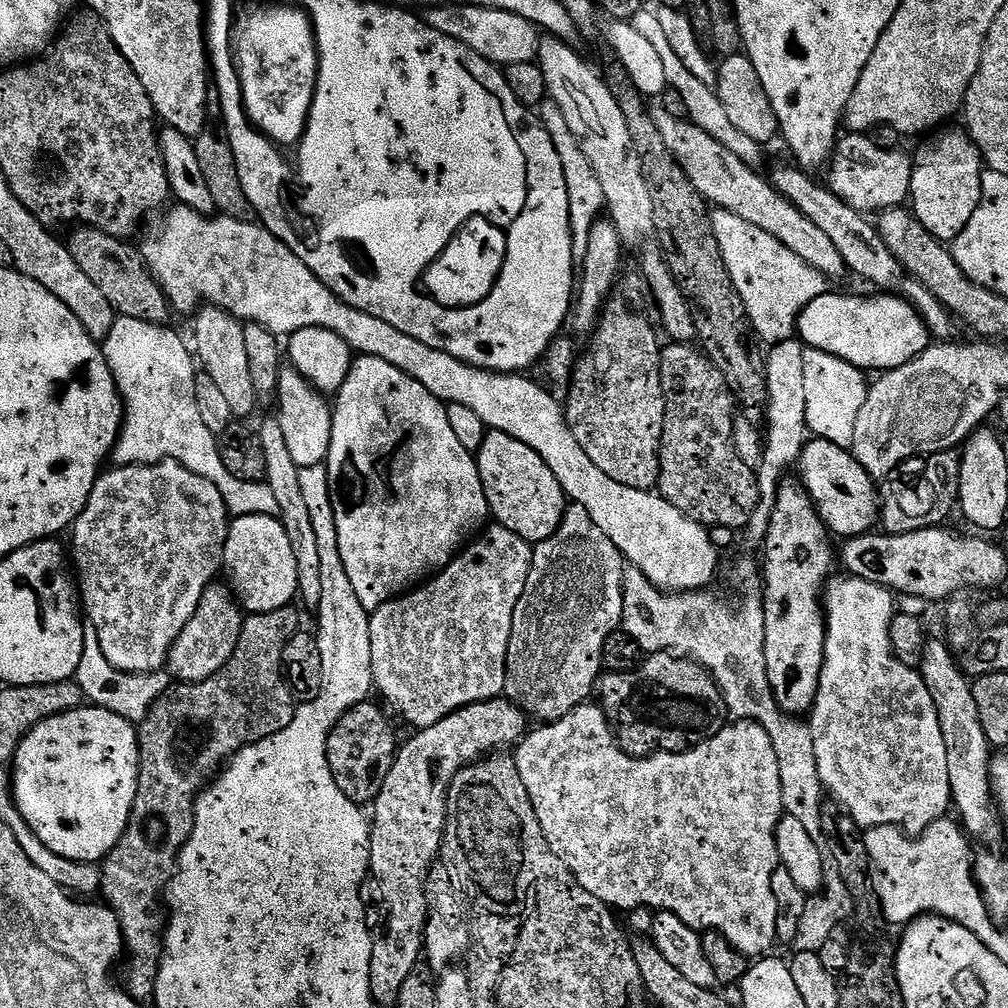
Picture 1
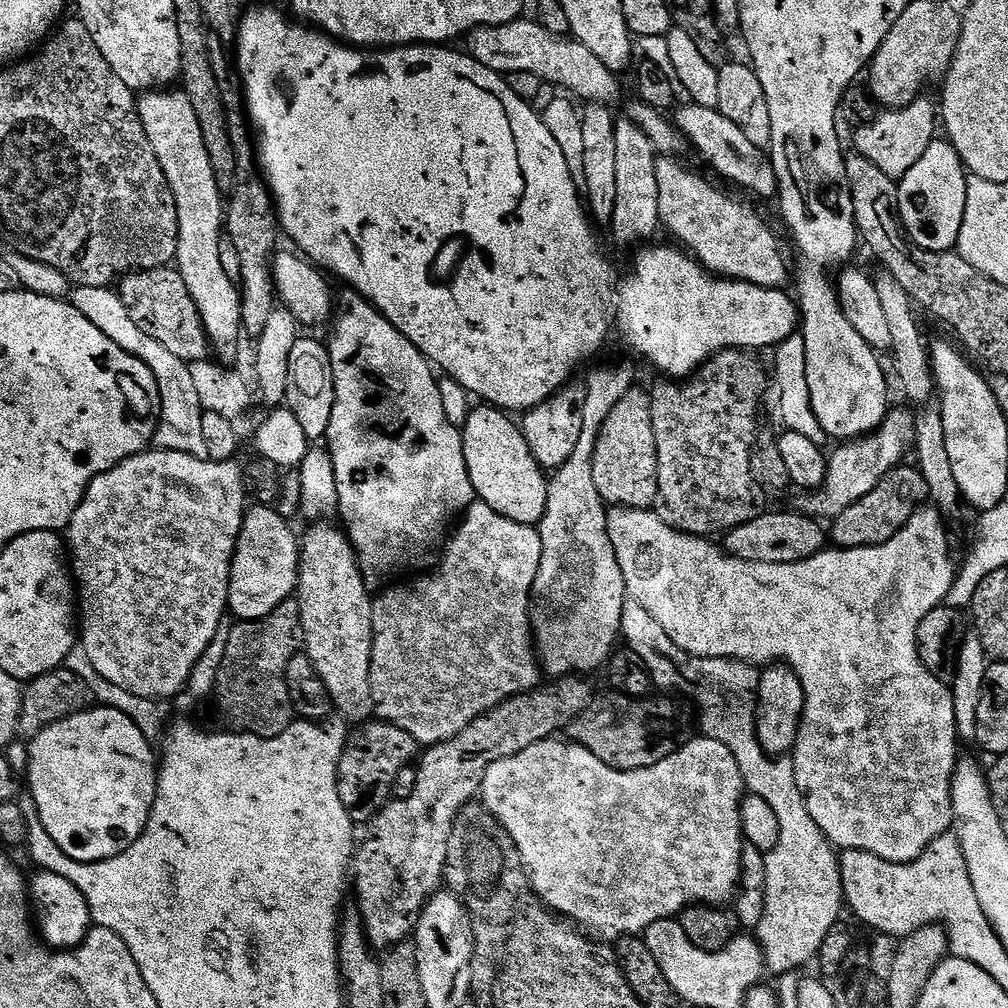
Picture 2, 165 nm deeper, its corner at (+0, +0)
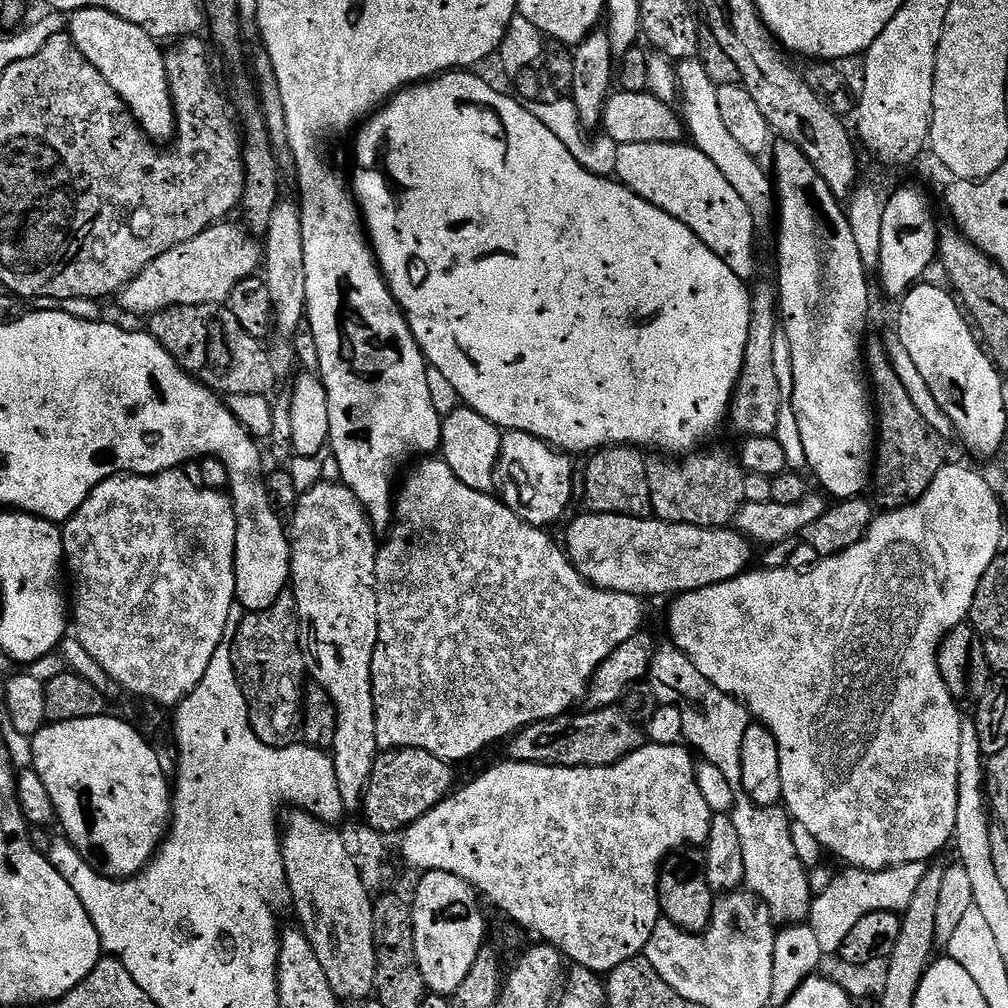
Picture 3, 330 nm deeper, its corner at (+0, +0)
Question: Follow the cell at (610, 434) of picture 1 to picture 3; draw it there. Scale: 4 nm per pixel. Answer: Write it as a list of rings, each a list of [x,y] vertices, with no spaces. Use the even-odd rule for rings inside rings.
[[[609,446],[600,449],[591,457],[588,473],[584,476],[584,496],[588,499],[587,507],[593,512],[609,512],[623,516],[638,516],[648,518],[653,515],[651,508],[650,485],[647,482],[646,456],[639,448],[631,446]]]

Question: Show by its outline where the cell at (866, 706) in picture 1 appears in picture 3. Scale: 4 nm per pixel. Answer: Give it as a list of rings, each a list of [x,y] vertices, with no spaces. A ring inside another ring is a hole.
[[[952,462],[945,463],[944,468],[938,470],[934,482],[930,482],[930,486],[926,490],[926,494],[922,494],[922,498],[918,498],[913,504],[907,504],[904,508],[894,508],[880,515],[875,517],[872,527],[868,529],[868,534],[863,540],[858,541],[854,546],[850,546],[845,552],[840,552],[836,556],[823,557],[819,562],[816,562],[820,564],[806,569],[805,572],[799,572],[798,569],[792,568],[793,566],[782,568],[761,567],[760,572],[749,570],[734,577],[730,582],[722,582],[718,586],[706,586],[702,590],[681,592],[679,596],[671,601],[672,609],[668,612],[668,632],[672,635],[671,643],[678,650],[682,650],[686,654],[686,658],[690,658],[690,662],[694,662],[694,666],[702,673],[702,678],[710,678],[710,682],[714,682],[714,686],[718,686],[718,690],[722,690],[733,696],[735,700],[743,702],[749,713],[774,734],[774,738],[780,746],[780,761],[782,762],[782,804],[789,817],[793,821],[806,826],[814,838],[821,843],[825,853],[833,852],[838,859],[845,860],[843,862],[845,865],[864,868],[867,872],[881,872],[887,868],[899,868],[902,864],[924,864],[928,862],[931,856],[938,855],[947,844],[949,847],[950,841],[953,839],[956,831],[956,819],[958,818],[958,746],[960,745],[962,717],[960,717],[961,709],[958,707],[956,699],[950,694],[946,682],[942,682],[942,674],[938,670],[938,650],[940,649],[940,643],[946,638],[946,634],[950,634],[950,630],[954,630],[969,619],[974,594],[978,590],[978,582],[982,582],[982,574],[986,574],[990,562],[994,562],[994,558],[1001,555],[1000,531],[1004,528],[1003,522],[1000,521],[1000,518],[1002,518],[1001,502],[994,488],[991,488],[974,469],[963,468],[962,465],[952,464]]]

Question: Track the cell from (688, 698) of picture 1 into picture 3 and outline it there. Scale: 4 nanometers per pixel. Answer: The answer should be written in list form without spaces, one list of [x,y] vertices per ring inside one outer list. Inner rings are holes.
[[[619,707],[583,711],[555,716],[552,720],[540,720],[537,724],[520,729],[507,741],[507,759],[531,764],[553,764],[555,768],[605,768],[644,747],[645,729]]]

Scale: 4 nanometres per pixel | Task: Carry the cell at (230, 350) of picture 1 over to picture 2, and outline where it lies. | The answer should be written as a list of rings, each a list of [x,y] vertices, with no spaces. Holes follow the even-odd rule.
[[[183,90],[145,91],[139,97],[138,107],[150,150],[154,150],[154,158],[158,158],[162,174],[166,174],[178,210],[178,250],[174,267],[182,274],[182,282],[186,282],[194,306],[198,306],[215,359],[224,366],[235,365],[242,341],[240,290],[221,265],[219,244],[225,231],[226,200],[214,178],[214,166],[210,166],[198,114],[194,114],[194,106],[190,106],[190,98]]]

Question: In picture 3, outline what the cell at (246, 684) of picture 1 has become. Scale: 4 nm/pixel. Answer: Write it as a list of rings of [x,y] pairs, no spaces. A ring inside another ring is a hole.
[[[291,590],[284,591],[274,602],[274,606],[266,606],[266,610],[249,612],[245,615],[234,638],[232,661],[240,689],[248,703],[248,717],[256,737],[264,744],[271,744],[273,748],[283,748],[284,745],[293,743],[302,728],[306,665],[304,649],[300,647],[300,619],[296,595]]]

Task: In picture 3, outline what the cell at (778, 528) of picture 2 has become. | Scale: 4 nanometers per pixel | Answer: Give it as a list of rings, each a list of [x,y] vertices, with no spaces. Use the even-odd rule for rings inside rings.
[[[585,511],[585,516],[580,516],[568,528],[568,544],[566,543],[566,551],[569,560],[578,570],[578,574],[583,580],[593,584],[595,588],[605,588],[607,592],[621,592],[622,594],[630,594],[647,598],[647,596],[668,596],[667,598],[675,598],[681,592],[693,592],[694,590],[702,590],[706,586],[718,586],[722,582],[730,582],[734,577],[740,576],[744,572],[749,571],[752,560],[753,541],[742,533],[737,532],[735,527],[719,527],[719,528],[703,528],[696,525],[678,525],[668,524],[666,521],[657,518],[641,518],[638,516],[623,516],[622,514],[610,514],[609,512],[593,512]]]

